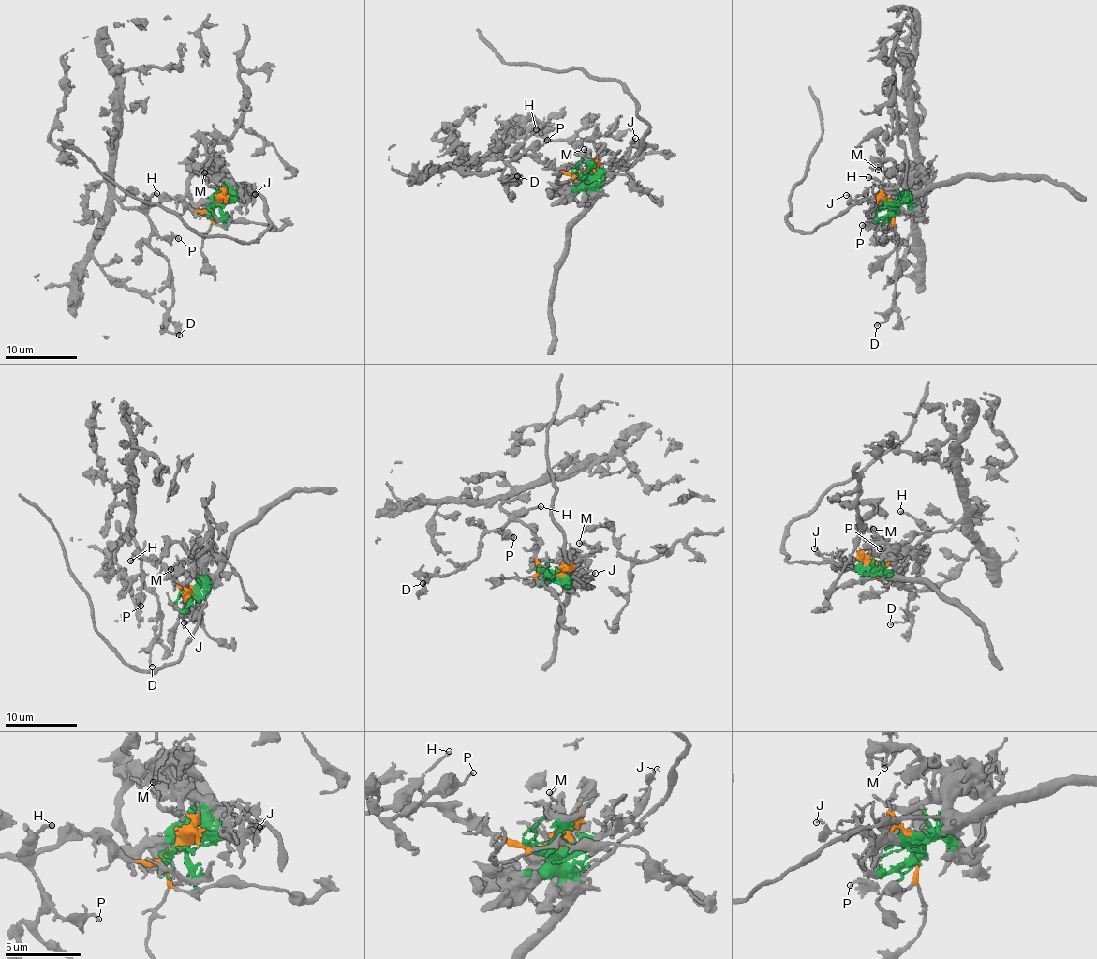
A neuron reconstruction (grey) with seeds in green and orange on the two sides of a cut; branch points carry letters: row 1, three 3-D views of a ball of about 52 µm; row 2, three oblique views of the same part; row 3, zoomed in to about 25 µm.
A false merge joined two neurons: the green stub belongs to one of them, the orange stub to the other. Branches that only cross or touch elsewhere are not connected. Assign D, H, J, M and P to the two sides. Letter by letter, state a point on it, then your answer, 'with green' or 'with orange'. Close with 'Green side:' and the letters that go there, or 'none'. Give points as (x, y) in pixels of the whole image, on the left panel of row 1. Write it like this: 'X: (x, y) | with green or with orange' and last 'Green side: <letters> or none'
D: (179, 335) | with orange
H: (156, 193) | with orange
J: (255, 194) | with green
M: (204, 172) | with green
P: (178, 238) | with orange
Green side: J, M

